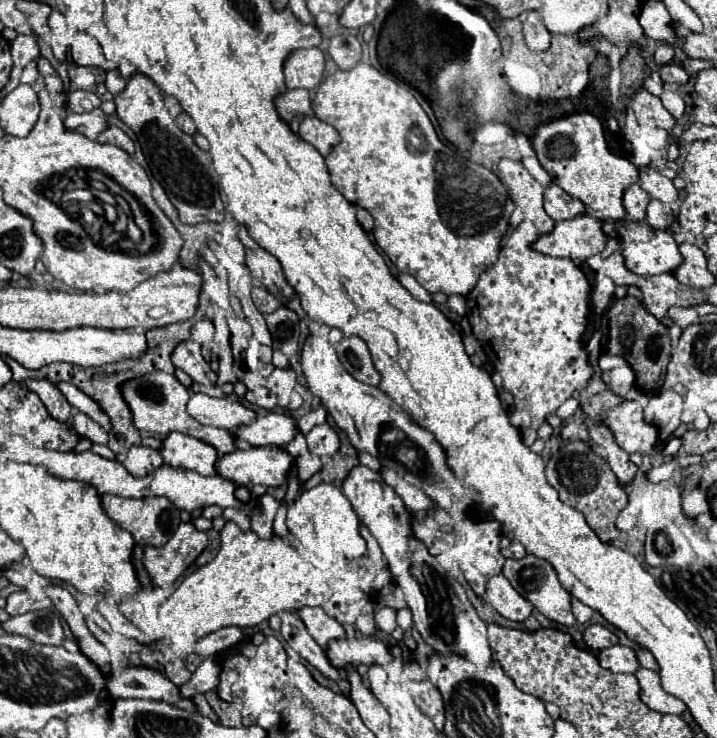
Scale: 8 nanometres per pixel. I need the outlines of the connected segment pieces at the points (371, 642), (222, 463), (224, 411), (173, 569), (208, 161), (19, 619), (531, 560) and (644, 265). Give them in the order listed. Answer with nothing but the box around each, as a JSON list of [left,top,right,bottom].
[[324,637,390,671],[214,449,292,485],[186,393,256,431],[142,523,206,589],[114,71,224,225],[2,609,64,645],[502,555,576,625],[602,219,682,277]]

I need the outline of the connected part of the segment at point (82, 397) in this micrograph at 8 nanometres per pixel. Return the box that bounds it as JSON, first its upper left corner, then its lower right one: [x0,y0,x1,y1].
[56,381,98,409]

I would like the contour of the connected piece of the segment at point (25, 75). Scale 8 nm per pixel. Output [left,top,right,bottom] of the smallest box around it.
[20,61,40,85]

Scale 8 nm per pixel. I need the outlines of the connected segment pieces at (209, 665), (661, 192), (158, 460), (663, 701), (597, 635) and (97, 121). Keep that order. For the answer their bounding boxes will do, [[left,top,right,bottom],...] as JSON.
[[178,657,218,699],[638,167,678,205],[122,445,164,477],[634,667,686,715],[582,625,618,651],[62,109,106,139]]

